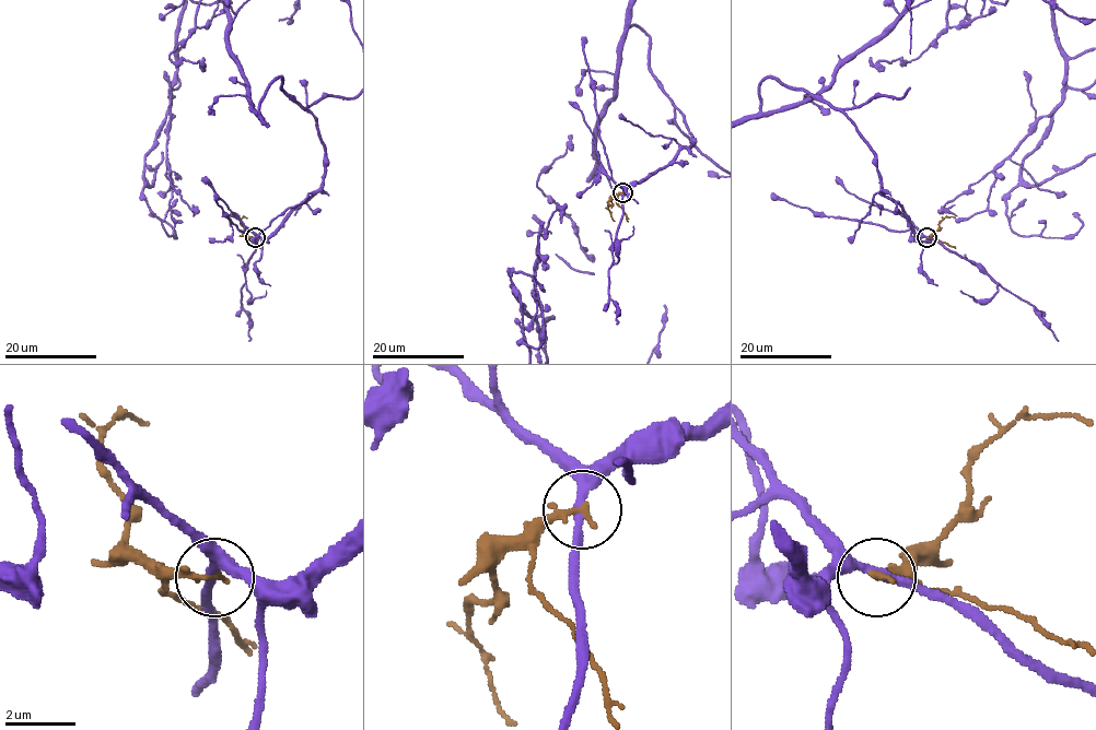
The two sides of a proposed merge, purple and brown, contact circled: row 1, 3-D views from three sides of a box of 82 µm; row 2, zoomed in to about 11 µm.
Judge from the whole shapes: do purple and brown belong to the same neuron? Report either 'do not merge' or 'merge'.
do not merge

